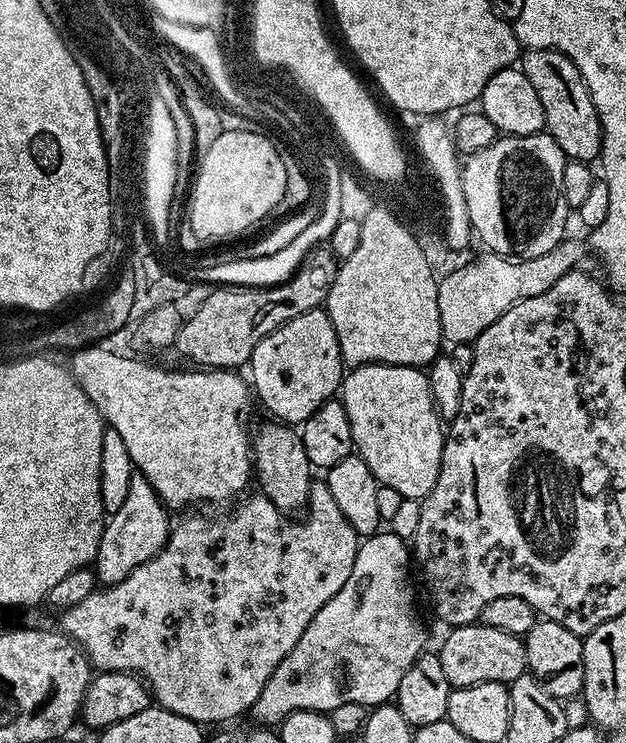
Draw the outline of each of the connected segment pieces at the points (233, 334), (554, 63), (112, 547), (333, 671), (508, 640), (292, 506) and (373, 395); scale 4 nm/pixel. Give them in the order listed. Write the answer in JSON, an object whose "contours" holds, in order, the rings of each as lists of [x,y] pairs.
{"contours":[[[[321,246],[315,248],[315,250],[308,255],[308,257],[304,260],[304,263],[297,268],[296,272],[290,277],[289,280],[284,280],[281,284],[274,284],[271,288],[238,288],[235,286],[216,286],[211,289],[209,296],[205,298],[204,301],[201,302],[200,305],[196,308],[196,313],[193,316],[189,315],[187,319],[185,319],[184,325],[182,326],[182,330],[178,330],[178,338],[176,339],[174,348],[175,351],[180,351],[182,355],[185,356],[188,360],[193,360],[193,365],[203,366],[205,369],[211,370],[213,368],[223,368],[225,370],[240,370],[251,361],[252,355],[254,354],[254,346],[258,346],[258,342],[262,342],[262,338],[266,338],[266,334],[270,334],[273,332],[276,327],[280,324],[285,324],[286,322],[290,322],[290,318],[298,318],[298,314],[306,314],[310,310],[314,310],[315,308],[321,307],[327,301],[328,291],[330,290],[330,286],[334,282],[334,278],[336,277],[336,269],[338,267],[338,261],[336,256],[333,254],[331,247]]],[[[529,48],[519,57],[518,67],[526,74],[526,78],[530,78],[530,86],[534,86],[534,90],[538,94],[538,102],[542,102],[544,127],[548,135],[554,138],[554,142],[558,142],[565,157],[568,160],[595,161],[600,155],[604,135],[600,120],[594,110],[594,102],[590,98],[588,87],[578,70],[578,66],[574,66],[574,62],[565,52],[556,52],[552,48]]],[[[134,474],[130,478],[130,494],[118,511],[111,513],[104,521],[104,533],[100,535],[100,545],[96,551],[94,571],[101,585],[117,584],[138,566],[154,559],[164,549],[170,531],[169,513],[160,496],[150,486],[146,477]]],[[[380,530],[367,537],[361,543],[354,558],[354,570],[346,578],[346,586],[314,614],[310,626],[298,638],[298,646],[282,658],[282,662],[270,674],[258,702],[251,710],[257,721],[268,726],[279,725],[291,712],[332,712],[334,706],[343,706],[345,702],[358,702],[365,706],[379,706],[389,703],[395,697],[402,682],[402,674],[425,651],[424,632],[420,629],[420,620],[416,617],[416,604],[412,601],[412,580],[408,577],[410,568],[410,548],[398,534],[391,530]]],[[[479,622],[452,628],[449,633],[441,642],[438,655],[442,662],[442,671],[453,688],[465,688],[482,682],[511,685],[513,680],[525,675],[528,659],[521,637],[506,634],[506,630],[494,630],[494,626]]],[[[271,422],[260,428],[260,433],[251,437],[254,457],[254,476],[260,479],[259,491],[268,497],[279,512],[296,514],[308,503],[308,495],[314,483],[314,469],[306,458],[306,446],[299,431],[283,422]]],[[[362,364],[345,375],[338,399],[344,405],[346,418],[350,418],[355,455],[361,456],[366,466],[370,466],[370,474],[374,474],[376,483],[390,490],[398,490],[398,494],[406,500],[421,501],[428,496],[438,482],[446,432],[440,417],[436,415],[427,371],[401,364]]]]}

